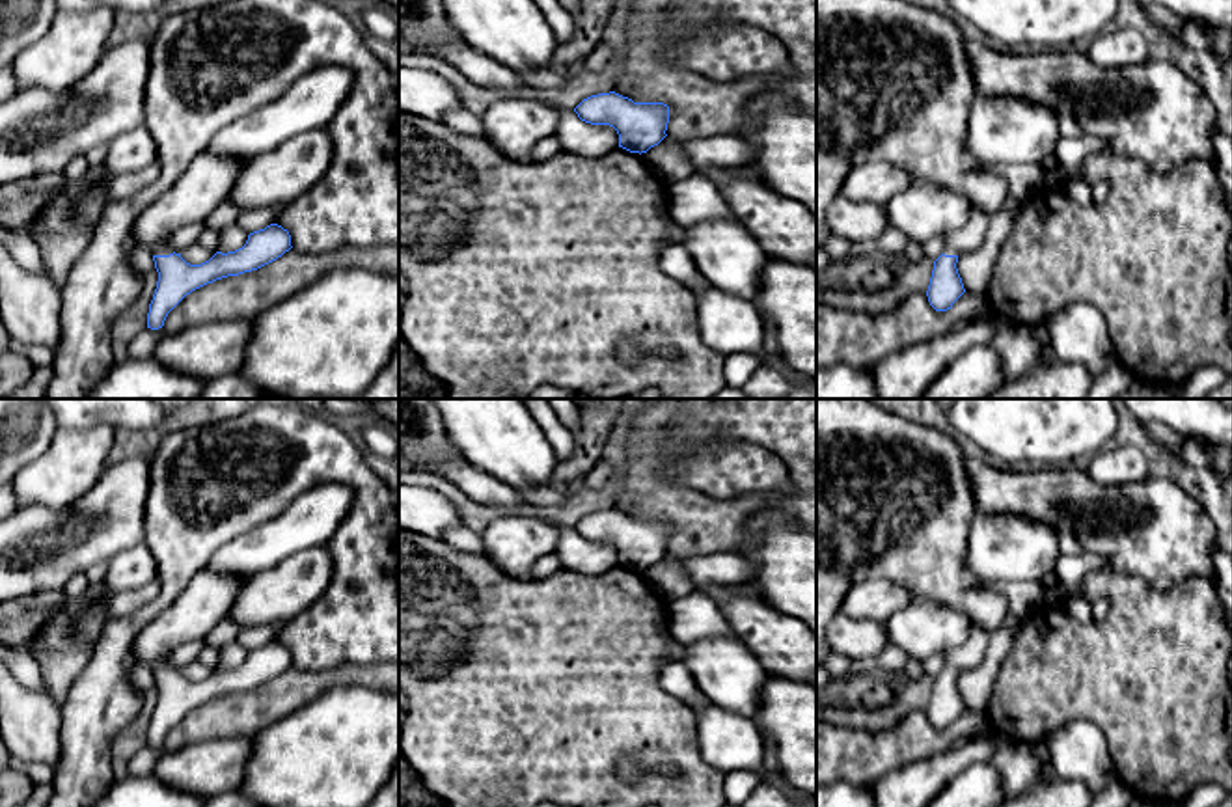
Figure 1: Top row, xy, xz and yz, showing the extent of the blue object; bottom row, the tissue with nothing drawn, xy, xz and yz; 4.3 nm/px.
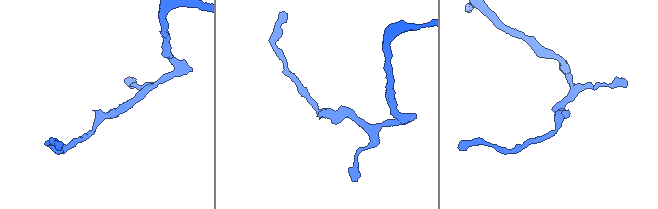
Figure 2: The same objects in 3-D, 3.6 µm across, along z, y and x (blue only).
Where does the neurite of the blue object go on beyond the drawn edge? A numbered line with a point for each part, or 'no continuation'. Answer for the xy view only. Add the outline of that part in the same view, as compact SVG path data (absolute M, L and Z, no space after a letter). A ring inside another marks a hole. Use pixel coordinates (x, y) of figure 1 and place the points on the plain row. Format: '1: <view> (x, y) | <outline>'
1: xy (161, 664) | M168 654L145 663L145 665L149 667L151 673L170 673L170 671L173 671L171 665L168 663Z

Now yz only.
1: yz (970, 655) | M973 626L967 639L945 652L945 673L960 673L979 667L988 649L988 632L980 626Z

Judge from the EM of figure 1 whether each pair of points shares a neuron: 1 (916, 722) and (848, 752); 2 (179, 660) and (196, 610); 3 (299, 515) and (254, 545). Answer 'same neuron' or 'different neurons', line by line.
1: same neuron
2: different neurons
3: same neuron

